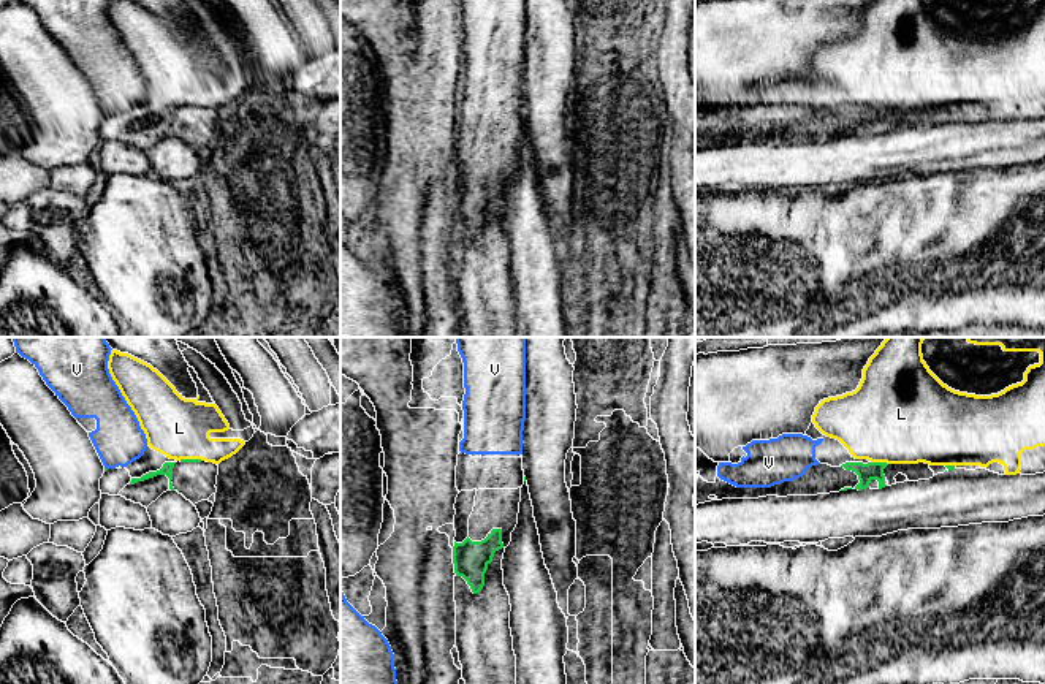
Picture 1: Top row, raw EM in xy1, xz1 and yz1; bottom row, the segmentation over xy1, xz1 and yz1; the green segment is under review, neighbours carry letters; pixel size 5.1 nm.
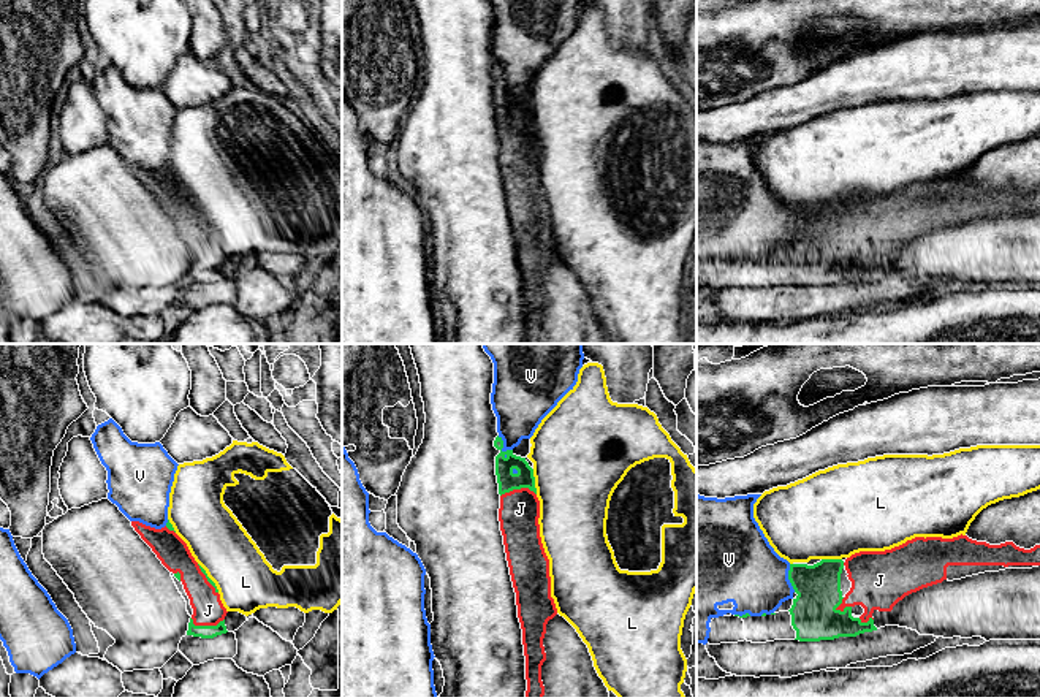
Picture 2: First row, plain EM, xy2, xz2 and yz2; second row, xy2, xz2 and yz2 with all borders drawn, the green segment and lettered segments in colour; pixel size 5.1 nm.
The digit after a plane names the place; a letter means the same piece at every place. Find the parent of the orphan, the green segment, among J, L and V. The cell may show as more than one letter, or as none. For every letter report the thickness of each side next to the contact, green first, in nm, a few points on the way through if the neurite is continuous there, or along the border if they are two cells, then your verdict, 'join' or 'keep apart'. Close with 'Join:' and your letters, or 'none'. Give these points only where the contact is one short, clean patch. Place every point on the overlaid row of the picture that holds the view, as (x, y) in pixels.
J: 60/160 nm | join
L: 100/460 nm | keep apart
V: 100/280 nm | keep apart
Join: J

